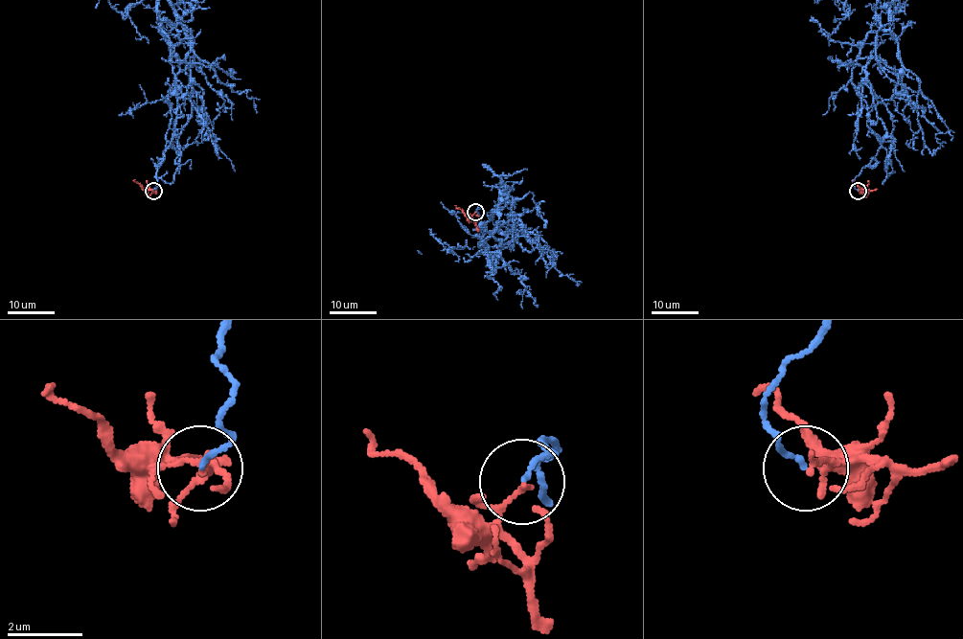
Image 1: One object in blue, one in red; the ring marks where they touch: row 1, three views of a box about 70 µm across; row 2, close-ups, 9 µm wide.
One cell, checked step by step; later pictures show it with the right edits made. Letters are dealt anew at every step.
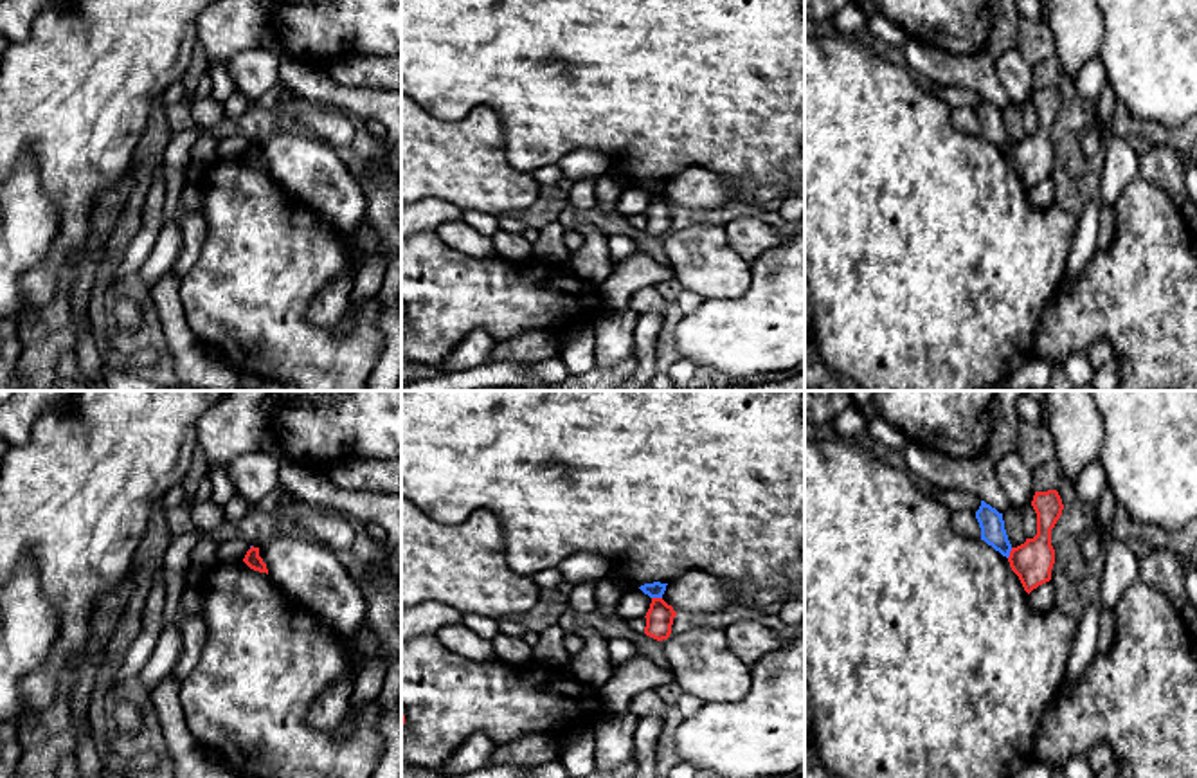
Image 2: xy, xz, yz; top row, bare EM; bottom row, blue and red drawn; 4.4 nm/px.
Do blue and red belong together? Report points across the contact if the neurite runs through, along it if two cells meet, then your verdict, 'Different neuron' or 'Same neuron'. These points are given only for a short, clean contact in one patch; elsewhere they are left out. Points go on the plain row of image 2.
Boundary: xz (652, 193), (661, 195). Different neuron

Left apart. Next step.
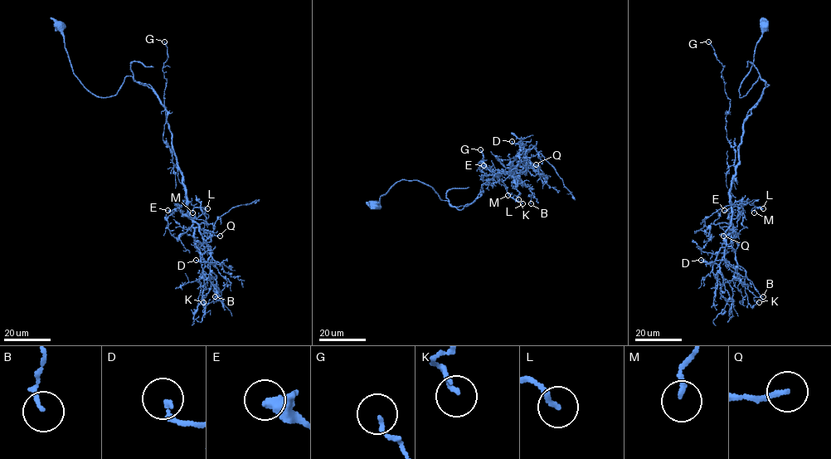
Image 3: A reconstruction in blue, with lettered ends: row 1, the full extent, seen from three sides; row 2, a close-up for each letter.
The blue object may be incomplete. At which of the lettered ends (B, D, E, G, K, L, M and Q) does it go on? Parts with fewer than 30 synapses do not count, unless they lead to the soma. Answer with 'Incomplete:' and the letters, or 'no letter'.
Incomplete: no letter

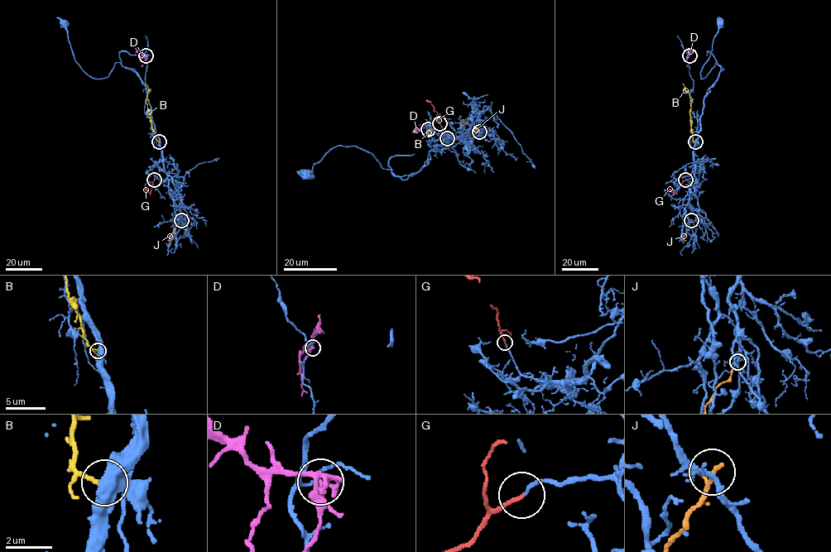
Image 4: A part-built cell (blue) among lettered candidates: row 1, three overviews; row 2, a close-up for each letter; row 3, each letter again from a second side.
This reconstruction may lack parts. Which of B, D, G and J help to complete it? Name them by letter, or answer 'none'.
G

